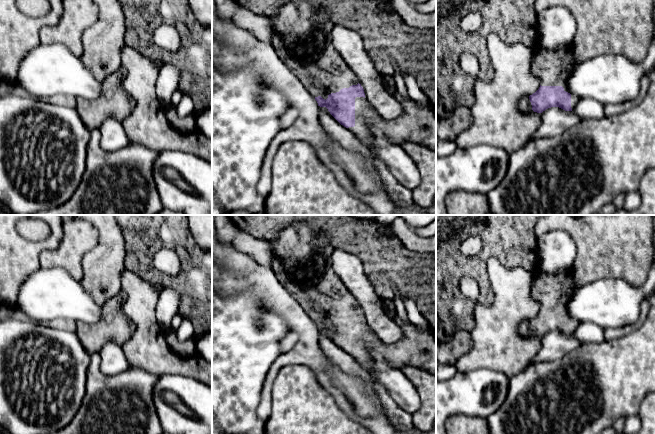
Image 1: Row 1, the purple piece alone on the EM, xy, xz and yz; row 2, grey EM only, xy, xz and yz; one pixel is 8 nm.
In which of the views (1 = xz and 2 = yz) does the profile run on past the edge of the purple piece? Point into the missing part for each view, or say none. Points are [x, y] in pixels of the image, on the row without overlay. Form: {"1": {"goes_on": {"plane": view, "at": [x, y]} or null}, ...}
{"1": {"goes_on": {"plane": "xz", "at": [301, 261]}}, "2": {"goes_on": {"plane": "yz", "at": [552, 291]}}}

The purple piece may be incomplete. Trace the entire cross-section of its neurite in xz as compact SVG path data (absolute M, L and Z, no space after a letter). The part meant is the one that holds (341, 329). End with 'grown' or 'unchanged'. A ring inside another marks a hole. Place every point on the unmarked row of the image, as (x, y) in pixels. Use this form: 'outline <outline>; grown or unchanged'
outline M295 222L285 226L280 231L278 238L269 242L273 249L271 268L281 285L300 304L309 318L315 322L318 330L326 331L341 349L352 355L368 372L372 374L374 369L374 363L369 351L375 349L392 367L400 368L411 365L436 375L436 336L431 331L422 330L411 323L407 324L396 315L393 320L402 328L405 337L395 344L387 345L382 344L368 328L365 323L364 313L358 306L356 299L333 270L331 256L335 248L327 235L317 233L306 223ZM322 312L325 312L328 317L326 324L320 320Z; grown

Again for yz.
outline M538 270L532 281L531 295L539 303L539 313L518 325L523 337L542 337L548 332L559 331L572 335L580 321L567 313L567 304L576 286L569 270L550 274Z; grown

